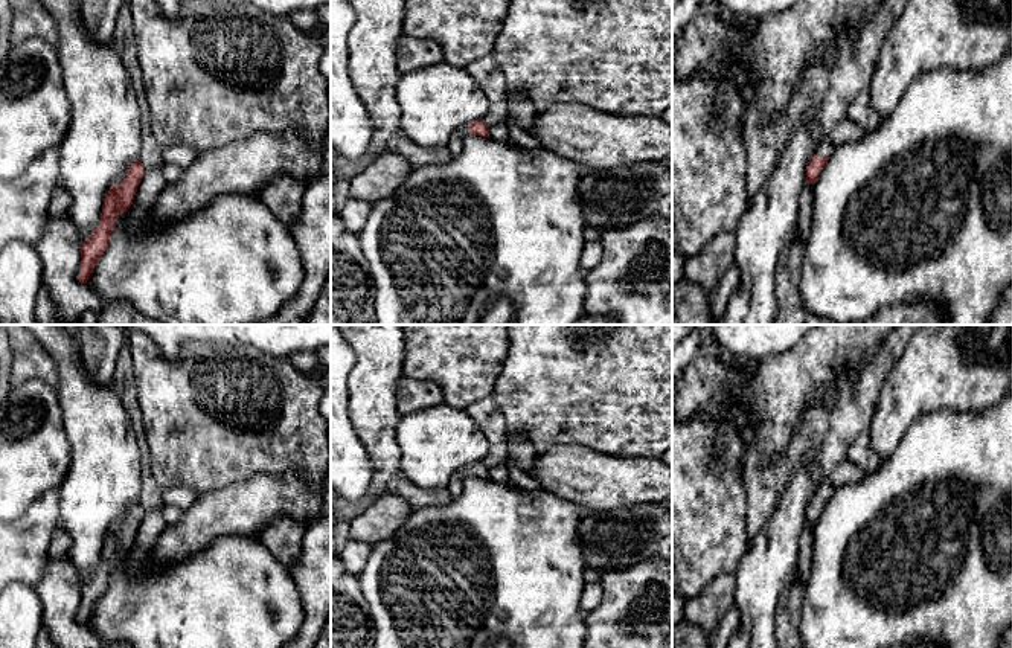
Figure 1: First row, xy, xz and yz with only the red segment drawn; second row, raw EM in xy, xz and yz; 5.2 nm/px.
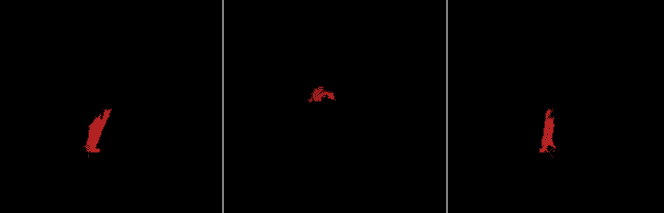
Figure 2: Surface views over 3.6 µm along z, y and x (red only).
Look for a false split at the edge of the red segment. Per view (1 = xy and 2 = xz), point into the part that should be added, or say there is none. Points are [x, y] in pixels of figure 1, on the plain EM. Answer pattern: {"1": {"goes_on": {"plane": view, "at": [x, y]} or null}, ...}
{"1": {"goes_on": null}, "2": {"goes_on": {"plane": "xz", "at": [456, 482]}}}

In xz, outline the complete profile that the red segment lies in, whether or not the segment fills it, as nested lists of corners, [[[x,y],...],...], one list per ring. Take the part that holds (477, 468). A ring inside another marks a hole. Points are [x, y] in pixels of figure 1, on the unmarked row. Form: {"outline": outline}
{"outline": [[[477,460],[465,468],[460,468],[459,471],[456,471],[447,485],[447,488],[453,497],[459,496],[462,492],[463,482],[468,476],[489,479],[489,468],[483,464],[483,460]]]}

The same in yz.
{"outline": [[[844,457],[820,483],[815,496],[809,500],[806,508],[806,523],[815,526],[823,508],[829,502],[829,497],[838,488],[863,480],[864,476],[866,473],[857,464]]]}

